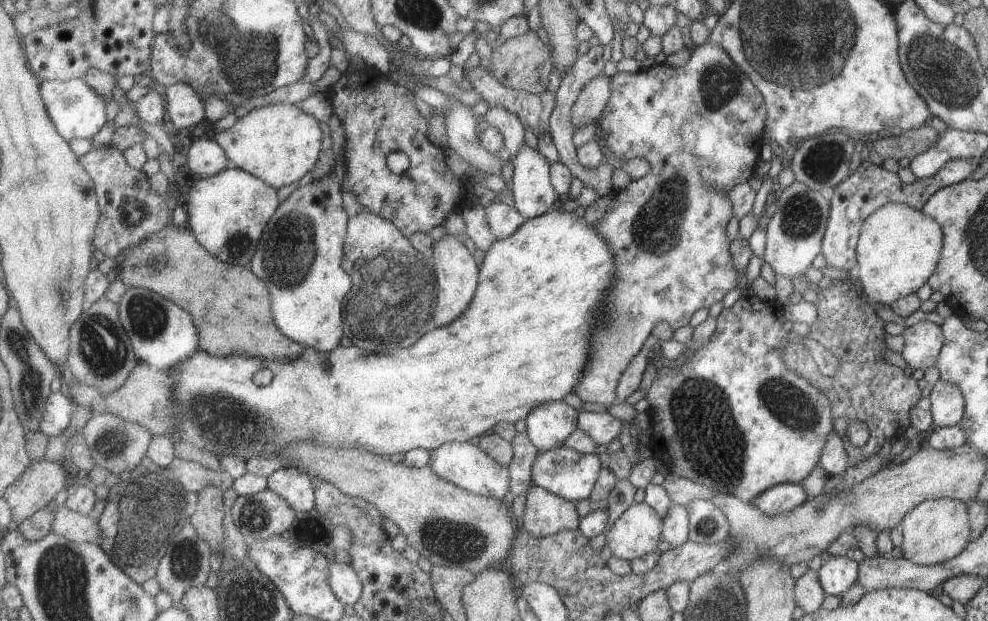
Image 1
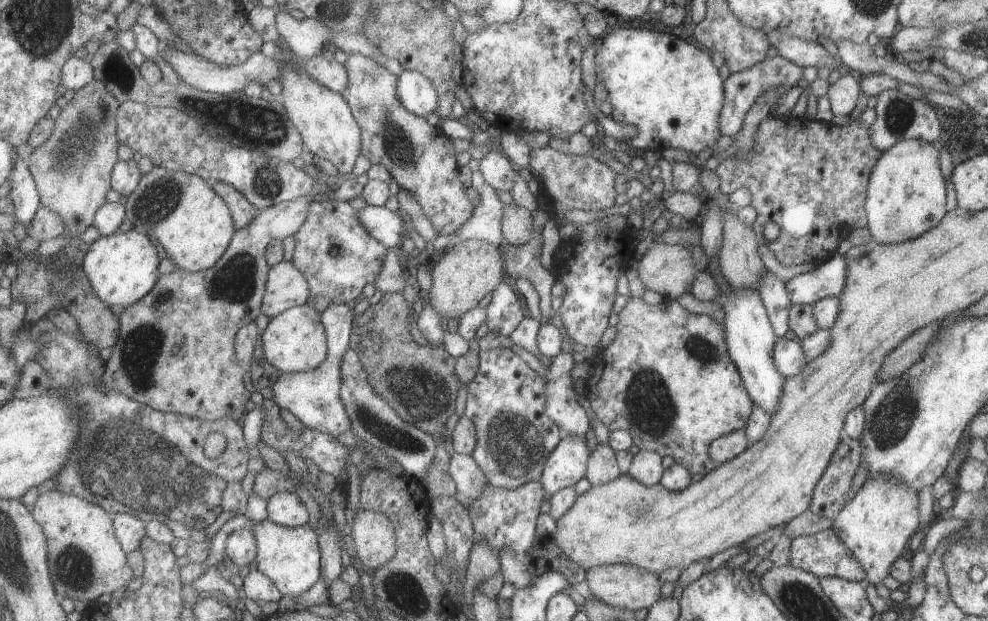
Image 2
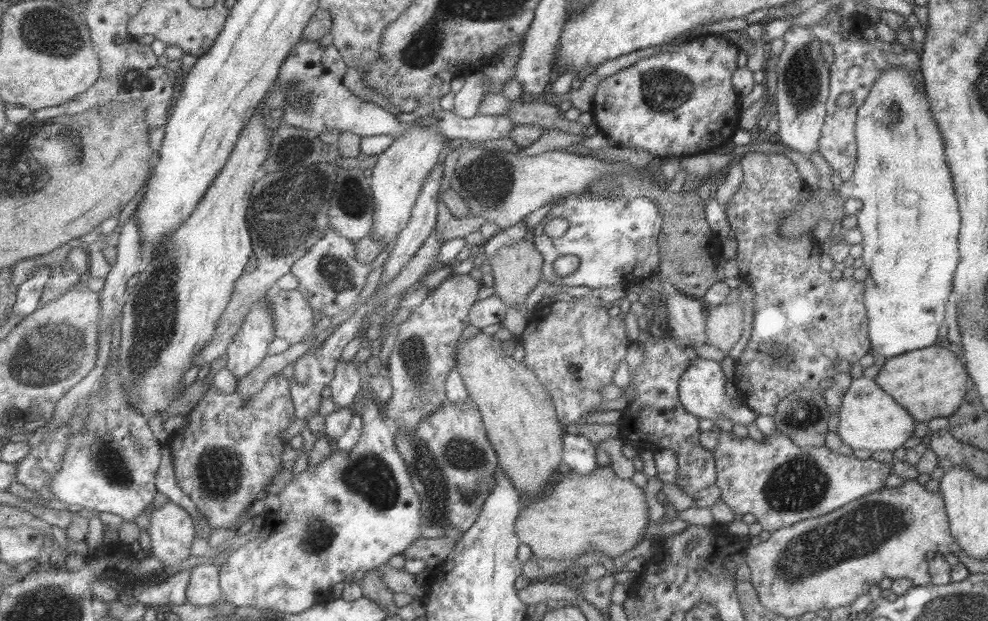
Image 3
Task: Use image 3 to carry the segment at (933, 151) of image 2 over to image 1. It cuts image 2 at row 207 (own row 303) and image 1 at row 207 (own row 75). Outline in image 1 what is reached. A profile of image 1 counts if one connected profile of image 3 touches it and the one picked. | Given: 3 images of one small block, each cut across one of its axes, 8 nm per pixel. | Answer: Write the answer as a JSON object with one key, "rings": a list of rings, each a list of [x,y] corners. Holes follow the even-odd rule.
{"rings":[[[888,203],[884,206],[881,206],[878,210],[875,210],[875,213],[871,213],[865,218],[863,225],[860,229],[860,234],[858,237],[858,242],[856,245],[856,266],[859,268],[859,282],[861,283],[861,288],[867,299],[871,302],[877,302],[880,304],[891,305],[893,302],[896,302],[899,298],[908,296],[909,294],[916,293],[917,290],[926,283],[929,279],[929,276],[935,270],[936,265],[938,264],[940,253],[942,250],[942,231],[941,228],[935,223],[935,220],[932,220],[930,217],[924,216],[923,212],[919,210],[910,208],[902,203]]]}

